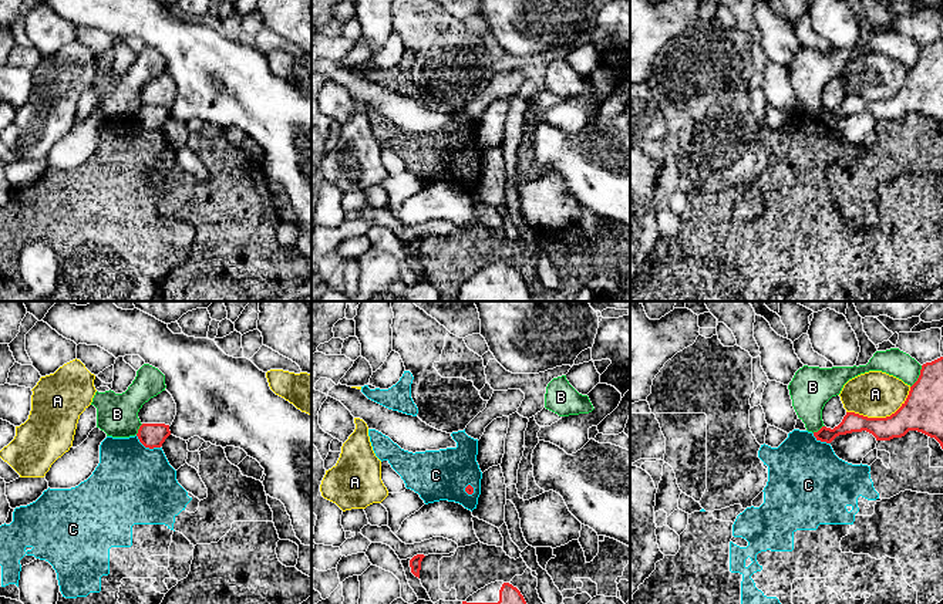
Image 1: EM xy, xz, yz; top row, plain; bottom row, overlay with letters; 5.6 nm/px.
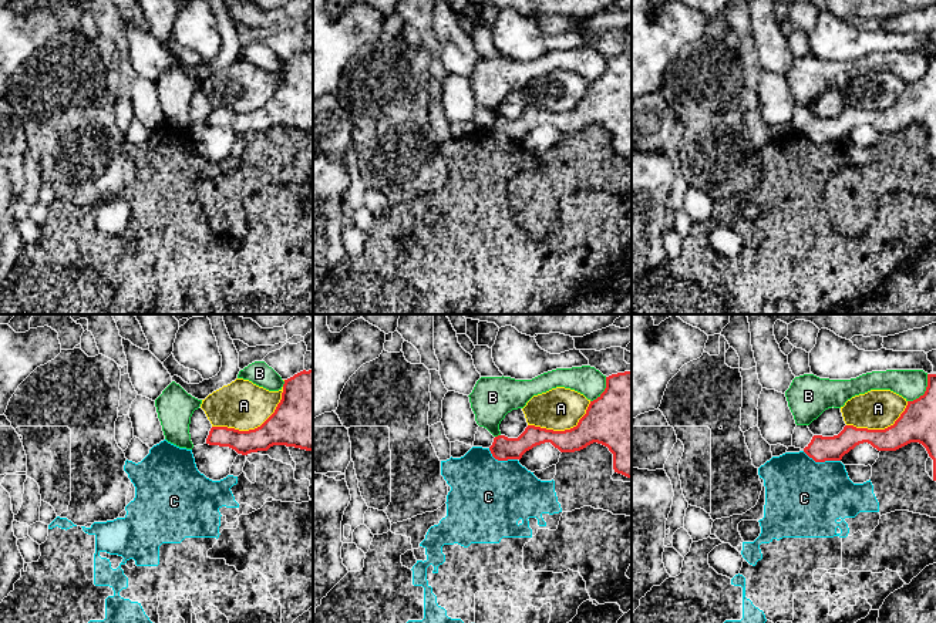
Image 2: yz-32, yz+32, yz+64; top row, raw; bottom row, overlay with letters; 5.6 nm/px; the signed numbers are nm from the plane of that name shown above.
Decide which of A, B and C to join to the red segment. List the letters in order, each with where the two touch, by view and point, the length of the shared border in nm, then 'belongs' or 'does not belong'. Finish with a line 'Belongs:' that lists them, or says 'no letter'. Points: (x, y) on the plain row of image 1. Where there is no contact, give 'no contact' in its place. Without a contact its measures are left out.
A: yz (882, 100) | 400 nm | does not belong
B: yz (919, 58) | 140 nm | does not belong
C: xy (147, 128) | 160 nm | does not belong
Belongs: no letter

